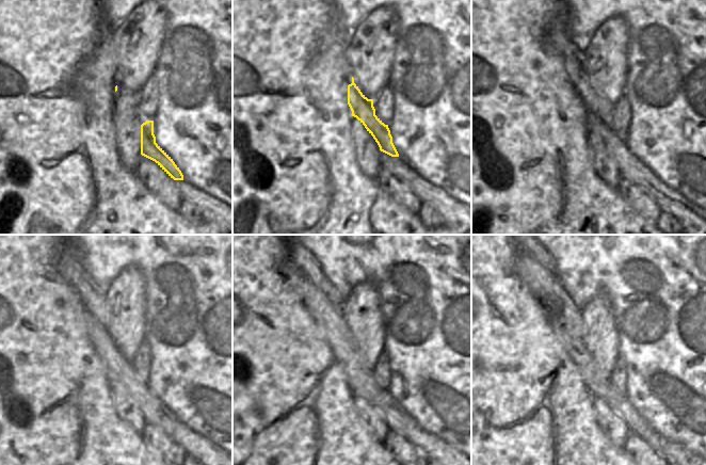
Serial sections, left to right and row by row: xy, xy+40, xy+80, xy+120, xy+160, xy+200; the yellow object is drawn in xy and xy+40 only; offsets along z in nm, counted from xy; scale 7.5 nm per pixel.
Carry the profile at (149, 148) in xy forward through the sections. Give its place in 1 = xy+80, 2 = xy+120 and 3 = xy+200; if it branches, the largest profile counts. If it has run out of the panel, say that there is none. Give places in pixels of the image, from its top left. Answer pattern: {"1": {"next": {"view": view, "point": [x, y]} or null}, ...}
{"1": {"next": {"view": "xy+80", "point": [573, 55]}}, "2": {"next": {"view": "xy+120", "point": [93, 295]}}, "3": {"next": {"view": "xy+200", "point": [542, 256]}}}

